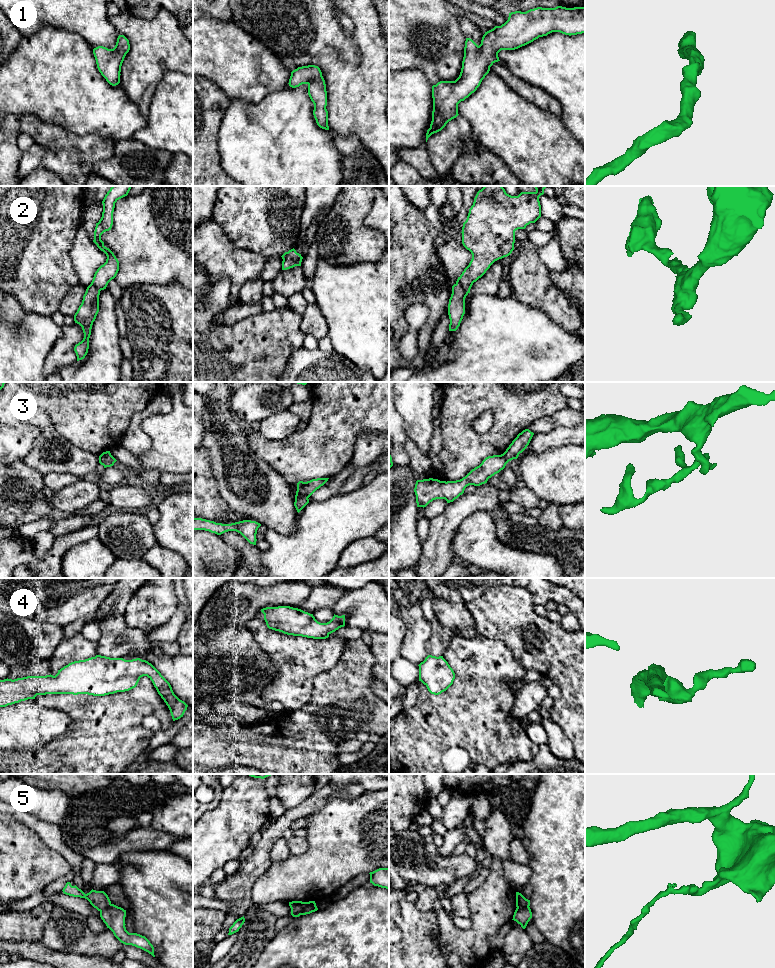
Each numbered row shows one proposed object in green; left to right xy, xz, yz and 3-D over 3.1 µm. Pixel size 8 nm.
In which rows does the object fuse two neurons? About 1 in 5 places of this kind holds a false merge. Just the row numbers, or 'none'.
3, 5

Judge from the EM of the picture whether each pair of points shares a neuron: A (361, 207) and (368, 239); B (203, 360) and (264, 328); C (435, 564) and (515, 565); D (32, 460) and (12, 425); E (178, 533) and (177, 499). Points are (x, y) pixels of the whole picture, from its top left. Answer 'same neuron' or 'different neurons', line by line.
A: same neuron
B: same neuron
C: different neurons
D: different neurons
E: same neuron

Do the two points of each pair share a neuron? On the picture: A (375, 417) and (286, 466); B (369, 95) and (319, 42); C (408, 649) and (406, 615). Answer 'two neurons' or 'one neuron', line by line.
A: one neuron
B: one neuron
C: one neuron

